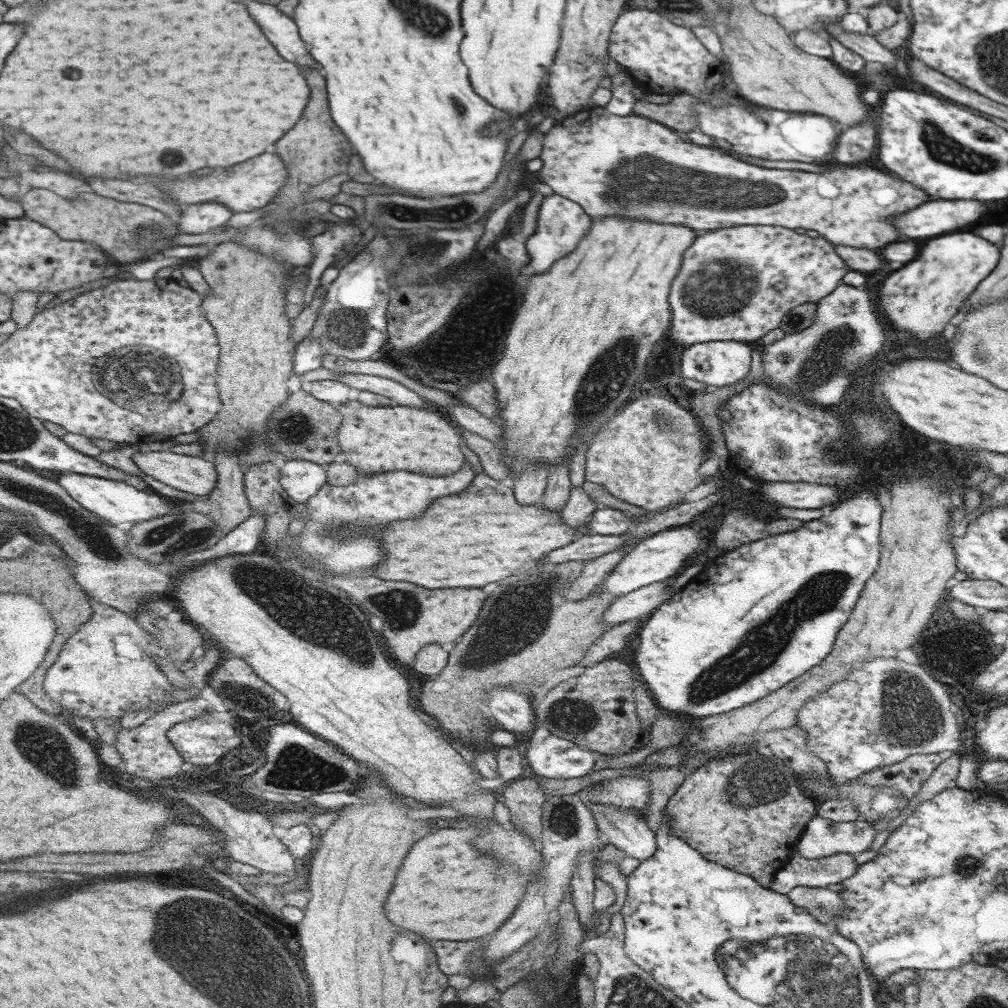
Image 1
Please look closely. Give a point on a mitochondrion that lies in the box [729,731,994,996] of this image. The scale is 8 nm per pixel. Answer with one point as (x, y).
(968, 867)

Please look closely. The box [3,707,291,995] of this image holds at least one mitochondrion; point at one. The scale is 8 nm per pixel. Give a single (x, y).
(49, 750)

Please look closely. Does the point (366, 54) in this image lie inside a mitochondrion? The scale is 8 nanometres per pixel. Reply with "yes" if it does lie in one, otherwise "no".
no

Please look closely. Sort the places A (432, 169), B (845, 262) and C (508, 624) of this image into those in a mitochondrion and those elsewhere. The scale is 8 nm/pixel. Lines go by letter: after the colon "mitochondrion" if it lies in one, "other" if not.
A: other
B: other
C: mitochondrion

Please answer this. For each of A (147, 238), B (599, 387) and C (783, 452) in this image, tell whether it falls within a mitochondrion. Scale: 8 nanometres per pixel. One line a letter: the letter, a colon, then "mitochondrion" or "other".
A: mitochondrion
B: mitochondrion
C: mitochondrion

